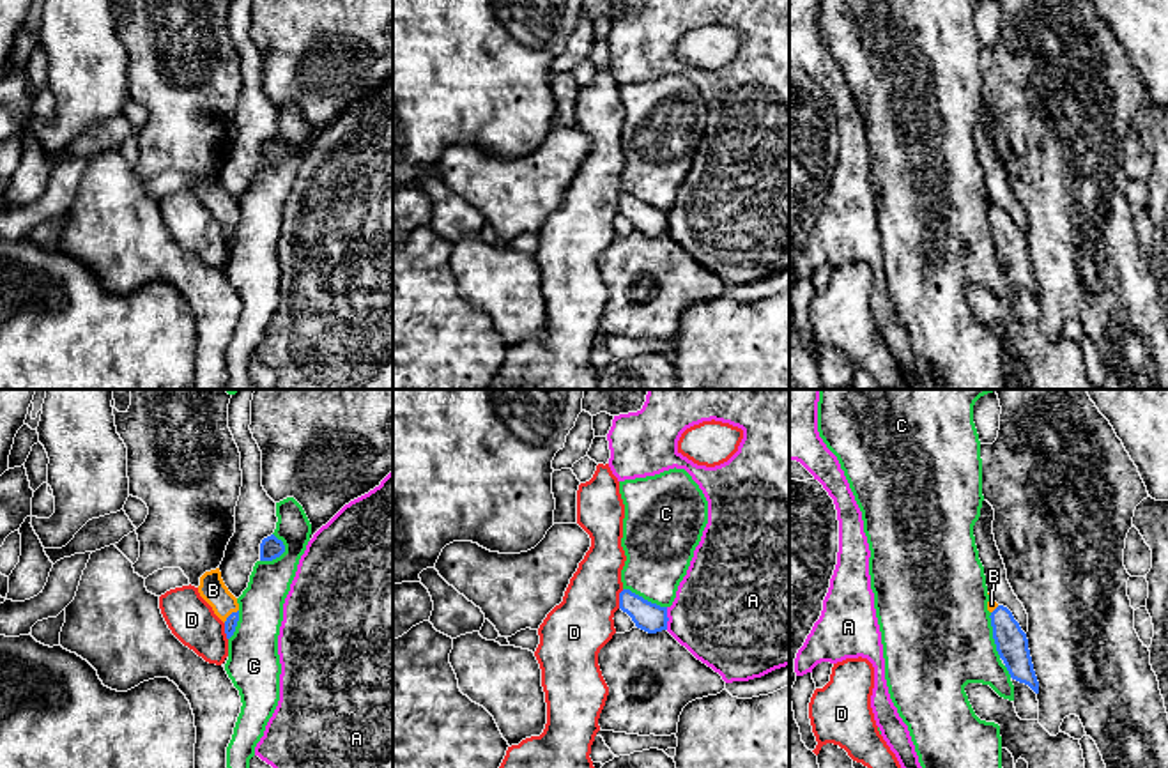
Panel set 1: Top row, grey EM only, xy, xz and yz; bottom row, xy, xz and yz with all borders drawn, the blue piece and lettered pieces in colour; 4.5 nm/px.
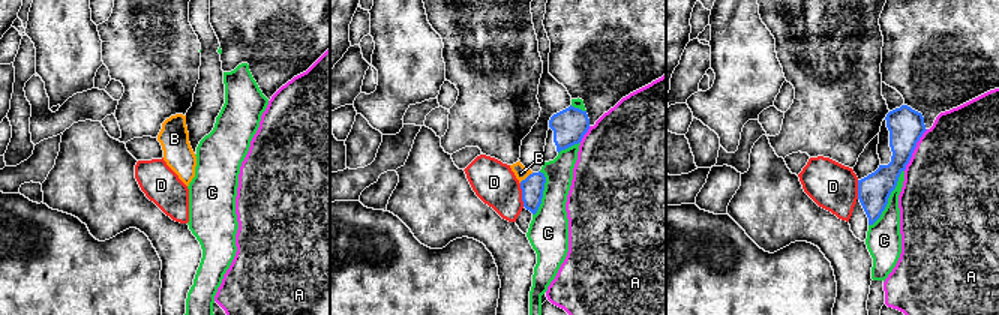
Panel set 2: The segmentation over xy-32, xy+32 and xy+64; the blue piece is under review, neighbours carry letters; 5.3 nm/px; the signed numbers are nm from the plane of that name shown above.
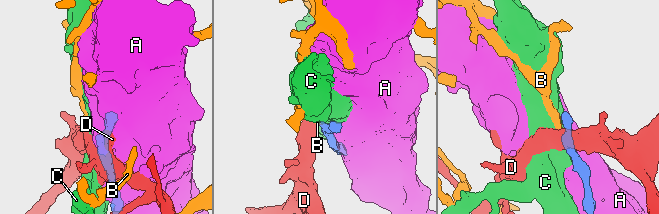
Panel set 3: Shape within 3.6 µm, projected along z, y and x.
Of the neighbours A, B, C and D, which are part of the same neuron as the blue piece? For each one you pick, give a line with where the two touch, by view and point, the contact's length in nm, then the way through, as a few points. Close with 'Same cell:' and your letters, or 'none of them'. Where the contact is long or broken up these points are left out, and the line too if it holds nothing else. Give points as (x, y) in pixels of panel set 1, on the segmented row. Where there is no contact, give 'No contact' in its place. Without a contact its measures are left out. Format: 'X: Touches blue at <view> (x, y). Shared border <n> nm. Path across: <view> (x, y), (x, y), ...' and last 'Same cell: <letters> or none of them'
B: Touches blue at xy (230, 614). Shared border 90 nm. Path across: xy (230, 623), (230, 614), (213, 590)
Same cell: B

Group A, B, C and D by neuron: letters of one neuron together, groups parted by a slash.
A / B / C / D

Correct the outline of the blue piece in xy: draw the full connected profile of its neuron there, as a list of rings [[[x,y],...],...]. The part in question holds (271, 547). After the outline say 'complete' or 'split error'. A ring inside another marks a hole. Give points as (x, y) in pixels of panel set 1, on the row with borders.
[[[274,534],[267,536],[260,543],[260,561],[273,561],[285,552],[285,545]]]; complete

